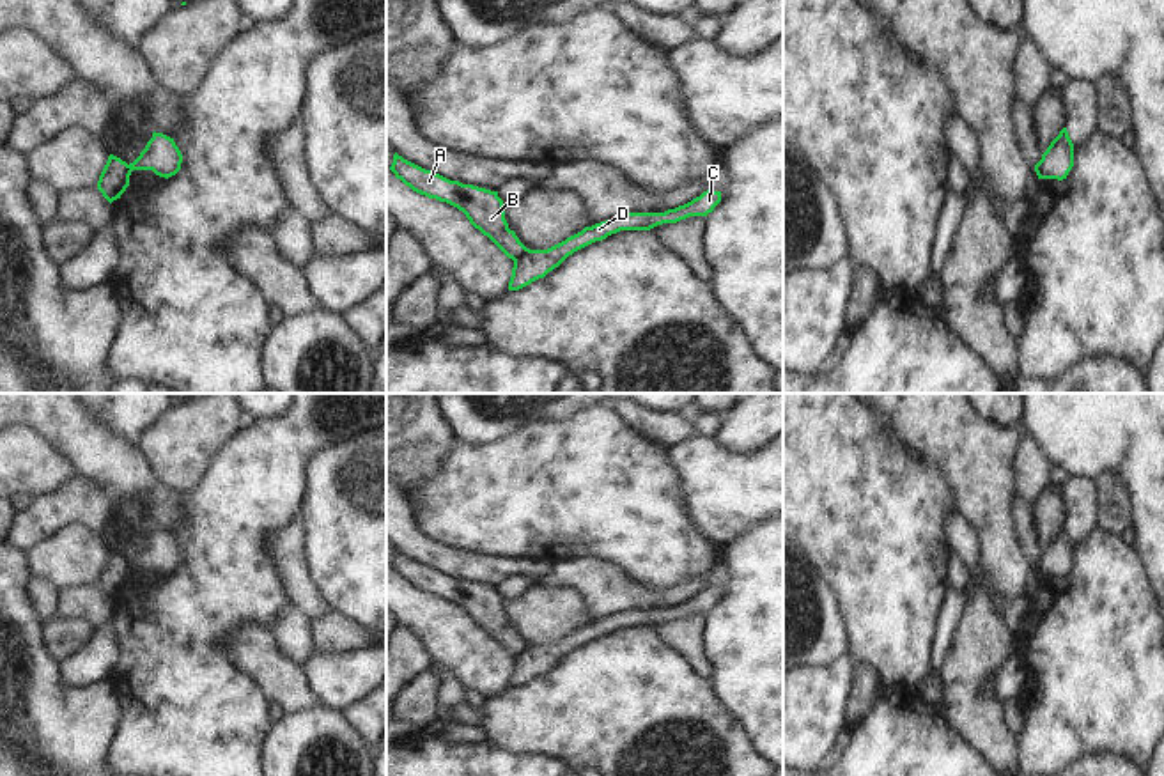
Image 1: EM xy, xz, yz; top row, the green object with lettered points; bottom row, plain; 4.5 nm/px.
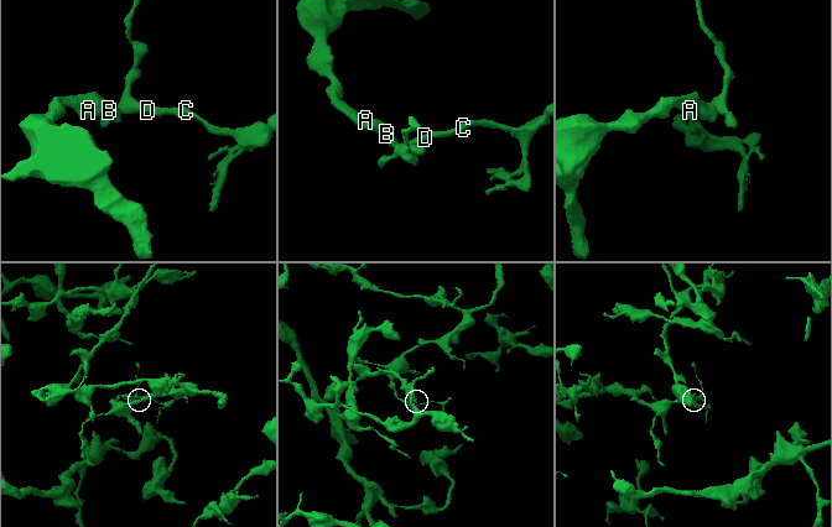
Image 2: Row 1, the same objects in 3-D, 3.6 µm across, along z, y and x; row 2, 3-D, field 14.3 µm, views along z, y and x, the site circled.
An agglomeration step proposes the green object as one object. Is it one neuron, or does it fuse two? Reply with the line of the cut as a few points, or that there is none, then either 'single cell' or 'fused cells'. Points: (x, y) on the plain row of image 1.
cut in xz along (528, 645), (514, 658); fused cells

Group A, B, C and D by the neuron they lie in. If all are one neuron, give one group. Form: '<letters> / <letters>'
A B / C D

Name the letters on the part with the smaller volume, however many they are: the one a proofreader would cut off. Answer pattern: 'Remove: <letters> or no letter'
Remove: C, D

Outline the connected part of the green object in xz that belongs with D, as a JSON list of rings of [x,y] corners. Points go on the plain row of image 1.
[[[703,588],[691,599],[668,606],[664,609],[624,609],[611,617],[585,624],[581,629],[547,647],[526,647],[523,654],[514,657],[508,687],[519,687],[532,679],[544,675],[549,668],[558,664],[574,648],[602,638],[620,627],[650,627],[663,620],[677,620],[689,613],[707,613],[721,599],[721,588]]]

